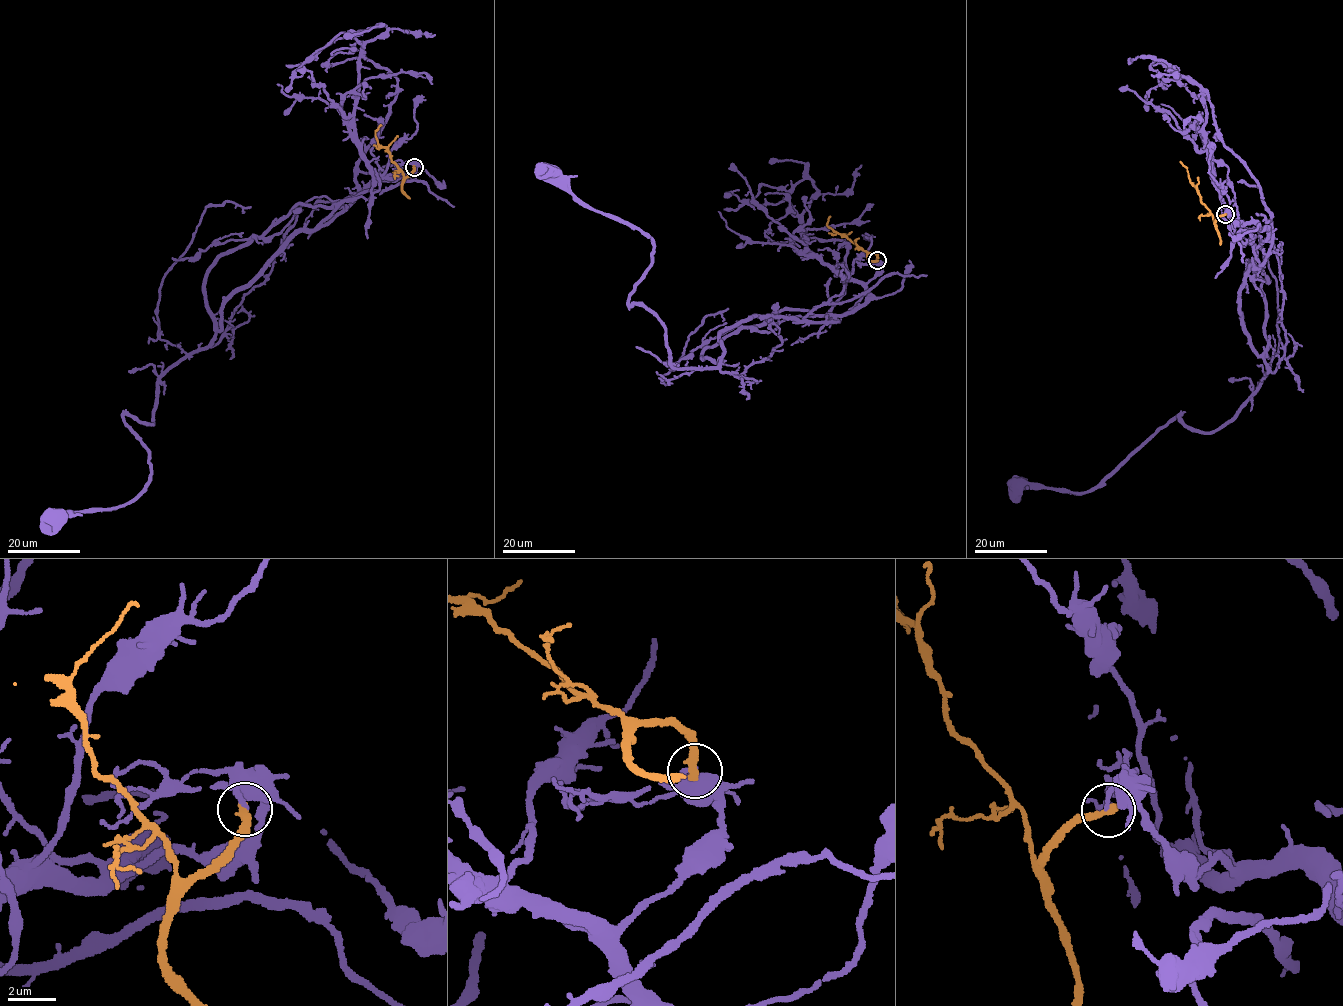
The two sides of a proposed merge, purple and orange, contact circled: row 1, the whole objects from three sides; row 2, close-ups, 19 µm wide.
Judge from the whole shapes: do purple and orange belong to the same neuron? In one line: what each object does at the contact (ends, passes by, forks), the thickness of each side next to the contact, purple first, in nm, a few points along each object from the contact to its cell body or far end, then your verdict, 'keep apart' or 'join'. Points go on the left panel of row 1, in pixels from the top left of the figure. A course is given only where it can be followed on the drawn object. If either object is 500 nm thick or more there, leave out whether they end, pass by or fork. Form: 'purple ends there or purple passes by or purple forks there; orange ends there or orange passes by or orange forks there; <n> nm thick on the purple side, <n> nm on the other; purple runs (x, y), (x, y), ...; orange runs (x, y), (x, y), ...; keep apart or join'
purple ends there; orange ends there; 200 nm thick on the purple side, 380 nm on the other; purple runs (414, 166), (297, 231), (165, 371), (153, 424), (123, 415), (152, 475), (133, 500), (52, 516); orange runs (414, 166), (404, 176), (389, 151), (377, 143), (375, 131), (381, 124); keep apart

